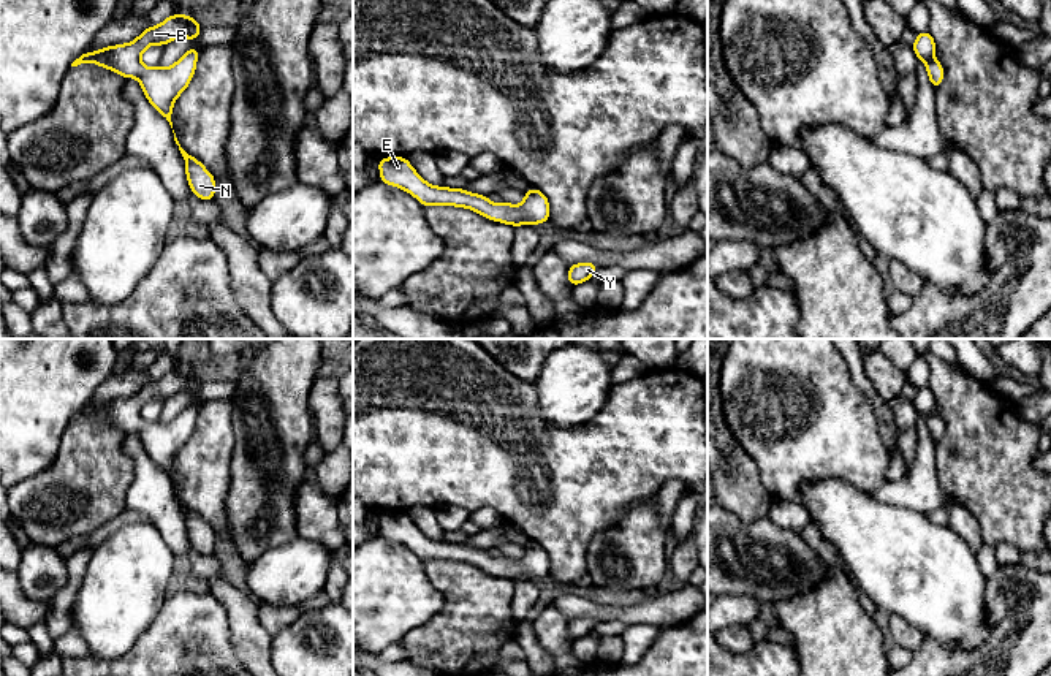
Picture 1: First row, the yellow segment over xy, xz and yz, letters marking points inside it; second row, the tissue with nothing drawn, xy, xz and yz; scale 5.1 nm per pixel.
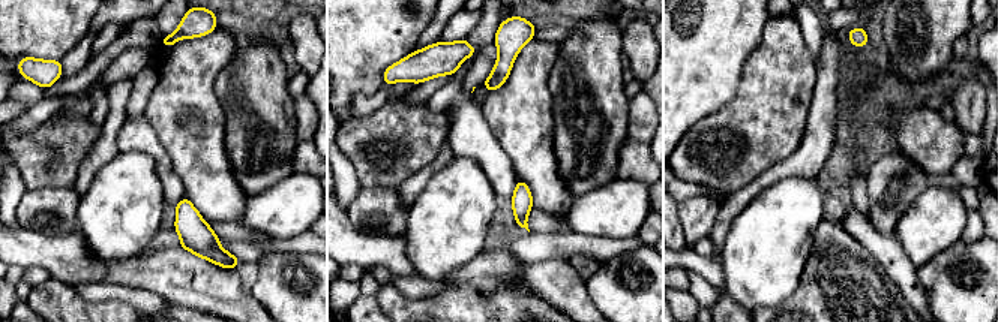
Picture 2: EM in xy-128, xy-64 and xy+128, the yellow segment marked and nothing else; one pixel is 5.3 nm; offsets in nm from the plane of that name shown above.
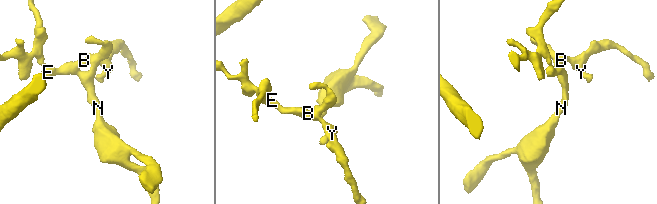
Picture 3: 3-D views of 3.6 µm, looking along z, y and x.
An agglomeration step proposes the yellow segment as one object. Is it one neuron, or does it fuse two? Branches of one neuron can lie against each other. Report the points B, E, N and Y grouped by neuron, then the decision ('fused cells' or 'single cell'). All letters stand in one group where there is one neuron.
B E N Y | single cell

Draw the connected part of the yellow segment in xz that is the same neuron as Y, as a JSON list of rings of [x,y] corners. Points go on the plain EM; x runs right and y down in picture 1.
[[[587,616],[568,621],[568,638],[575,641],[586,636],[597,627],[597,624],[597,619]]]

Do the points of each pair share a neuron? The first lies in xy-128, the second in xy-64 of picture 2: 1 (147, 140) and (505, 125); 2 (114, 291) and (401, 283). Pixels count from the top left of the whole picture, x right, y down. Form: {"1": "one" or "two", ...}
{"1": "two", "2": "one"}

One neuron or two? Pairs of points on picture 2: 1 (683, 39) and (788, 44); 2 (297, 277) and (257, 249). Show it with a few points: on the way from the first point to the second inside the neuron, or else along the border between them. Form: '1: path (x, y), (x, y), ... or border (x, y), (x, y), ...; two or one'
1: border (770, 17), (742, 74); two
2: border (299, 252), (267, 252), (257, 261); two

